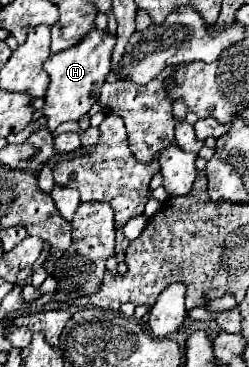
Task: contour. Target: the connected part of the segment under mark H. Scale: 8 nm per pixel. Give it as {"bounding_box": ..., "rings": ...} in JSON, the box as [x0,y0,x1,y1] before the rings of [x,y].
{"bounding_box":[43,30,115,132],"rings":[[[91,30],[77,46],[51,54],[45,62],[45,70],[51,76],[51,84],[45,94],[43,116],[47,118],[47,128],[53,132],[59,124],[69,120],[79,120],[91,106],[99,100],[101,86],[111,72],[111,54],[115,48],[115,36],[101,30]]]}

